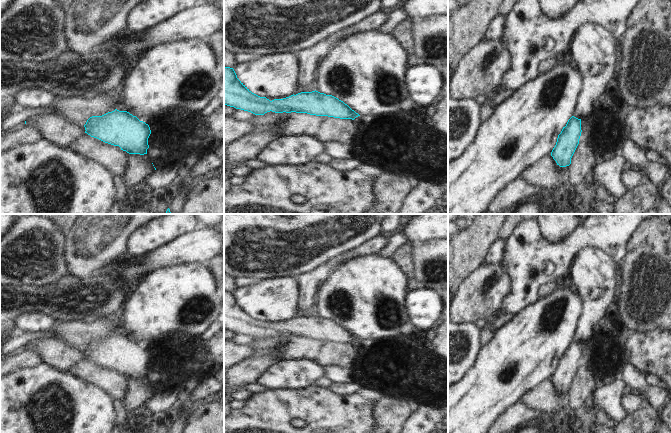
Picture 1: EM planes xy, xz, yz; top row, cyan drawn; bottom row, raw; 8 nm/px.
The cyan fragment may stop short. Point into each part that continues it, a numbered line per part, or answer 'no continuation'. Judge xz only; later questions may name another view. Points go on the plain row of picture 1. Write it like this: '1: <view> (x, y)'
no continuation

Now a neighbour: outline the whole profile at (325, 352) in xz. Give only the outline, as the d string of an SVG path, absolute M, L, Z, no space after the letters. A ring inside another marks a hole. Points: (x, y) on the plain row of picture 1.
M289 337L289 342L280 348L282 361L290 359L312 359L322 365L339 365L353 369L360 357L352 343L316 340L307 337Z

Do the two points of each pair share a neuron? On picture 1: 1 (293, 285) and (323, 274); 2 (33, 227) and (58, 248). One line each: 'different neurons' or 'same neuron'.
1: different neurons
2: same neuron

